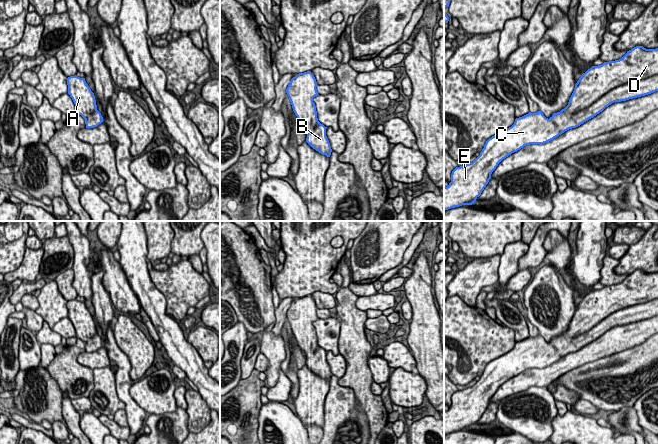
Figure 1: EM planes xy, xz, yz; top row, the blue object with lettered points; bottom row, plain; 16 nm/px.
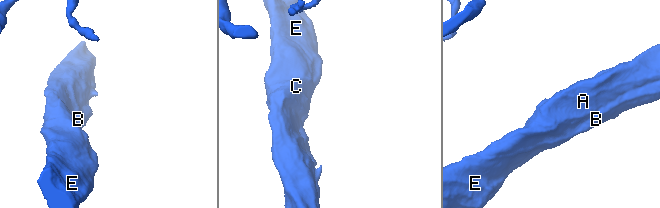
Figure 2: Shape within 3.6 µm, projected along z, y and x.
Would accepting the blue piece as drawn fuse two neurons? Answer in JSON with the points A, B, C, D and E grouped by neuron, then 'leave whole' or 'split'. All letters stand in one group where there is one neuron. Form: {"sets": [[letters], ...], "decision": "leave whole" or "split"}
{"sets": [["A", "B", "C", "D", "E"]], "decision": "leave whole"}

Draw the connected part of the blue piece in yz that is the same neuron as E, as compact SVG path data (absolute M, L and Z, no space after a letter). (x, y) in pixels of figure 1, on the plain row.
M636 270L619 284L604 286L602 289L592 290L581 299L575 308L574 315L569 323L568 329L560 336L554 337L549 343L541 335L516 342L514 348L506 354L489 362L480 379L471 387L456 391L451 398L451 406L444 411L444 435L462 429L472 429L481 419L482 415L491 403L492 396L498 388L521 372L530 368L544 368L558 361L565 355L576 352L593 342L606 331L614 326L626 325L629 323L645 320L658 315L658 272L646 273L643 270Z

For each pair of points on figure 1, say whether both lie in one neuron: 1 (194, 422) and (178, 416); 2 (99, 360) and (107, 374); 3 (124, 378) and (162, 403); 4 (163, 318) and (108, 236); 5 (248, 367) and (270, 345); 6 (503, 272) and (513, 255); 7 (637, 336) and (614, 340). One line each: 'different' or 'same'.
1: different
2: different
3: different
4: different
5: different
6: same
7: same

